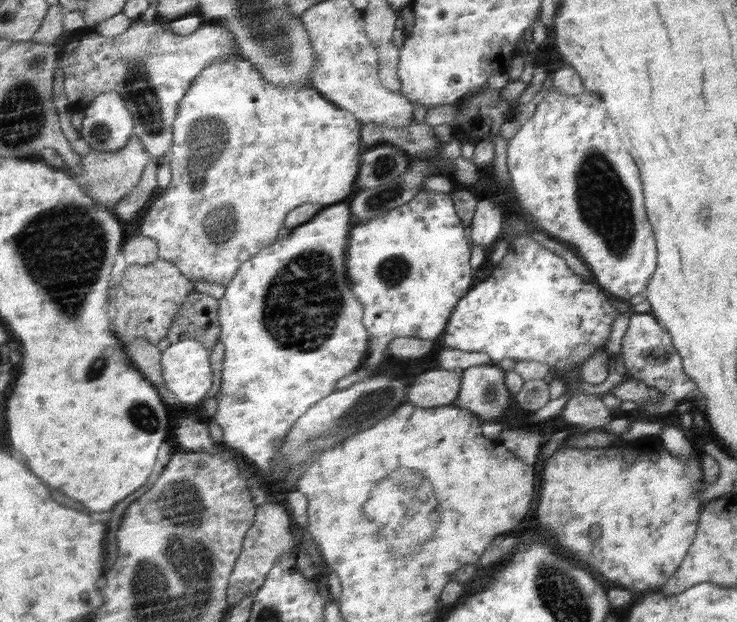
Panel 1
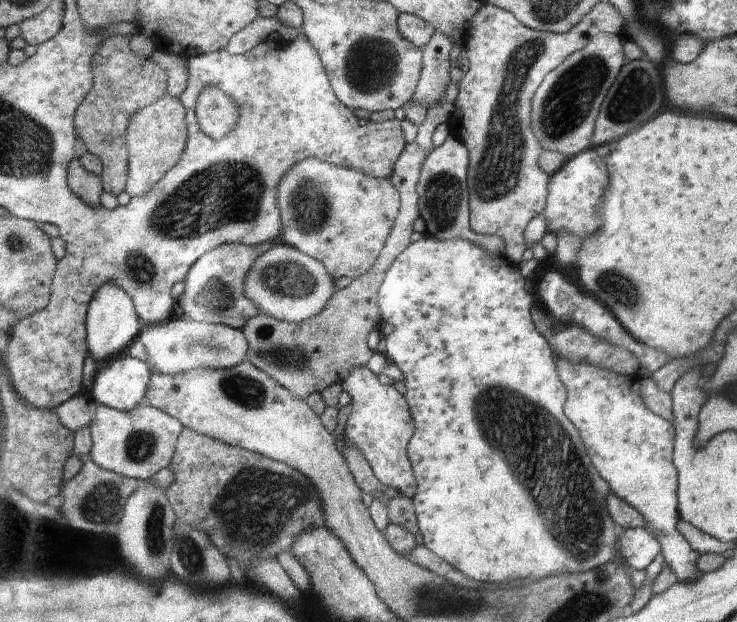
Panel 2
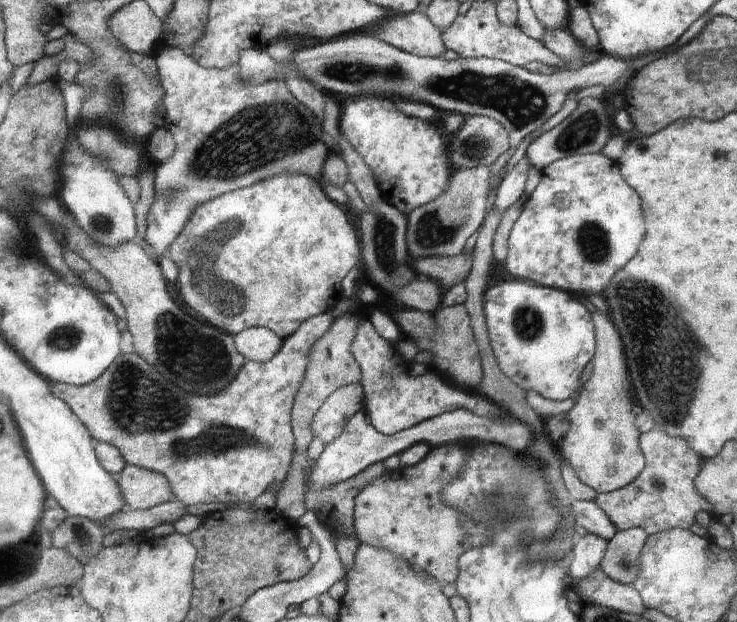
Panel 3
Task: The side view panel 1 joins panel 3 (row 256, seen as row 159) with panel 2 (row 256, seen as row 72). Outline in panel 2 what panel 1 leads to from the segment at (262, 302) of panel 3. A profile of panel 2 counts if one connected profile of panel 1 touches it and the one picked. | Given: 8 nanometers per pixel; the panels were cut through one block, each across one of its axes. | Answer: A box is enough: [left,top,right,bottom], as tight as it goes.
[179,241,276,329]

